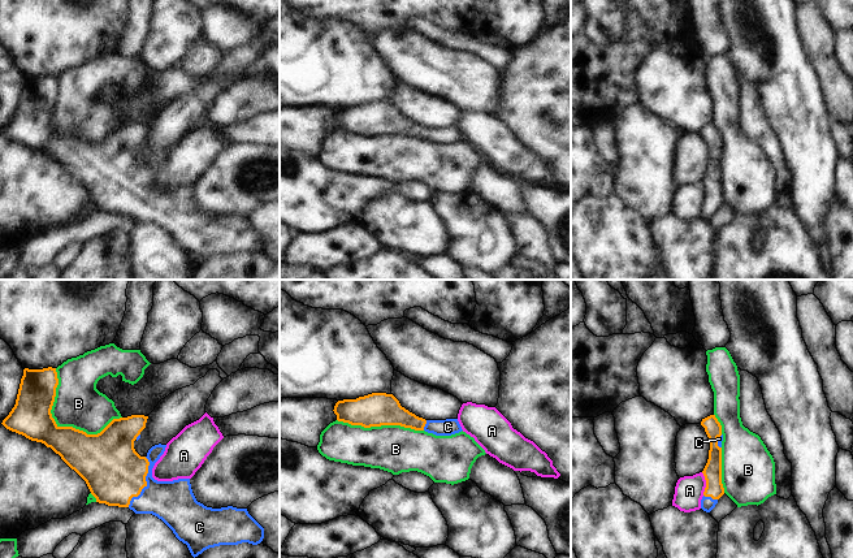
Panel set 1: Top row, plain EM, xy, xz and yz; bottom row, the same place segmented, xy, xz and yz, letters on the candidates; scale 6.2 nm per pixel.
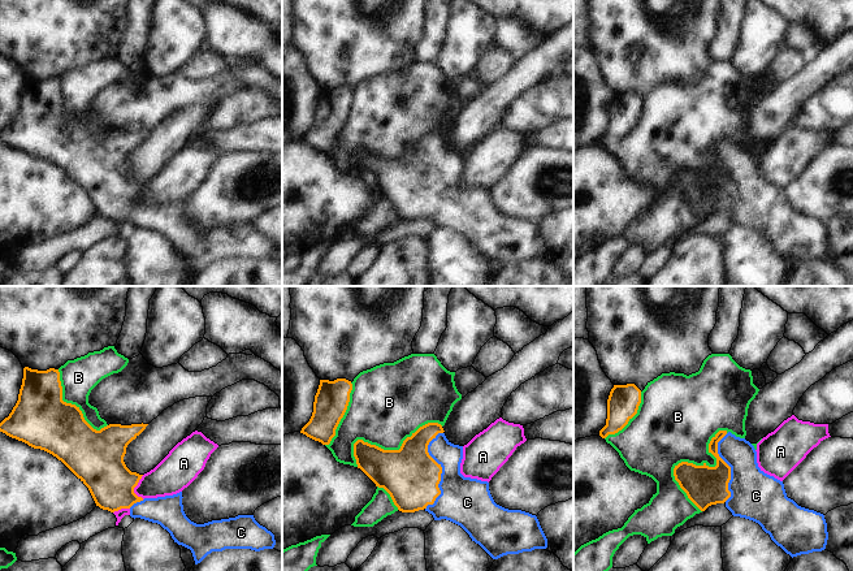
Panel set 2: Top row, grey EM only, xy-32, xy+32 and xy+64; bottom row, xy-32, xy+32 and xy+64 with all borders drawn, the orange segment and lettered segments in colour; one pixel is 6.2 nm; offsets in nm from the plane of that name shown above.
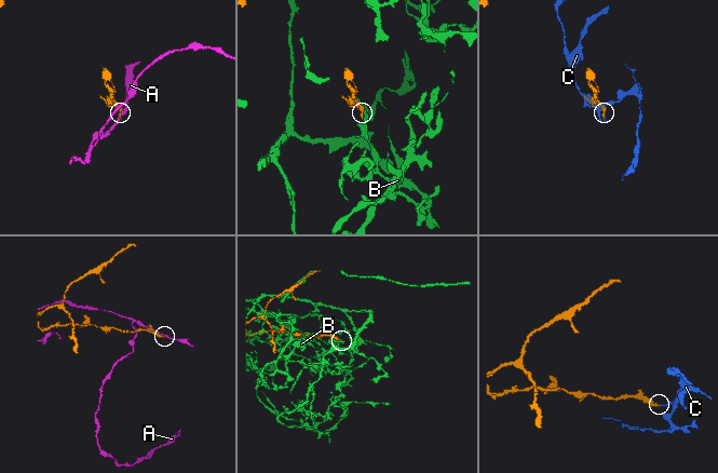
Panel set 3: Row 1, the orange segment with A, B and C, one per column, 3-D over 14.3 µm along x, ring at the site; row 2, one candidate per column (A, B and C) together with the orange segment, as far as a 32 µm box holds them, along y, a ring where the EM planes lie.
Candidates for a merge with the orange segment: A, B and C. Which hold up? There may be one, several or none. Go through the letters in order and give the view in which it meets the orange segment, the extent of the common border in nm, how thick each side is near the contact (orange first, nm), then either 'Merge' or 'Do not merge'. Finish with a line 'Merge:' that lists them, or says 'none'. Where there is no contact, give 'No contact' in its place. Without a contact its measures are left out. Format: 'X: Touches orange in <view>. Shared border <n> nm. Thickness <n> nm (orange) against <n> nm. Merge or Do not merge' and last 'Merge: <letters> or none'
A: Touches orange in yz. Shared border 140 nm. Thickness 110 nm (orange) against 180 nm. Do not merge
B: Touches orange in xy. Shared border 500 nm. Thickness 280 nm (orange) against 300 nm. Do not merge
C: Touches orange in xy. Shared border 340 nm. Thickness 380 nm (orange) against 260 nm. Merge
Merge: C

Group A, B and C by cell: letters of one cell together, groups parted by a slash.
A / B / C

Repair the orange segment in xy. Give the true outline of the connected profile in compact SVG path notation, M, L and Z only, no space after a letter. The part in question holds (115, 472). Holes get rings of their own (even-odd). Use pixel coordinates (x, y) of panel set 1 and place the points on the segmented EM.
M56 368L23 369L16 405L3 420L3 425L26 438L44 444L74 470L87 484L96 502L108 506L129 507L135 514L152 514L161 519L187 545L195 558L204 550L220 545L248 542L257 545L264 538L264 528L248 514L247 509L233 506L212 509L198 502L190 479L157 481L152 477L155 463L164 454L166 445L152 446L146 457L134 449L140 438L148 416L131 415L113 419L100 433L87 434L73 427L59 427L51 410L59 385Z

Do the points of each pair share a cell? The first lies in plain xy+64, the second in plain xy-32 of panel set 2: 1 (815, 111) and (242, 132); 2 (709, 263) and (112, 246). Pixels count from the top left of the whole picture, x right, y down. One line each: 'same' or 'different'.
1: different
2: same

